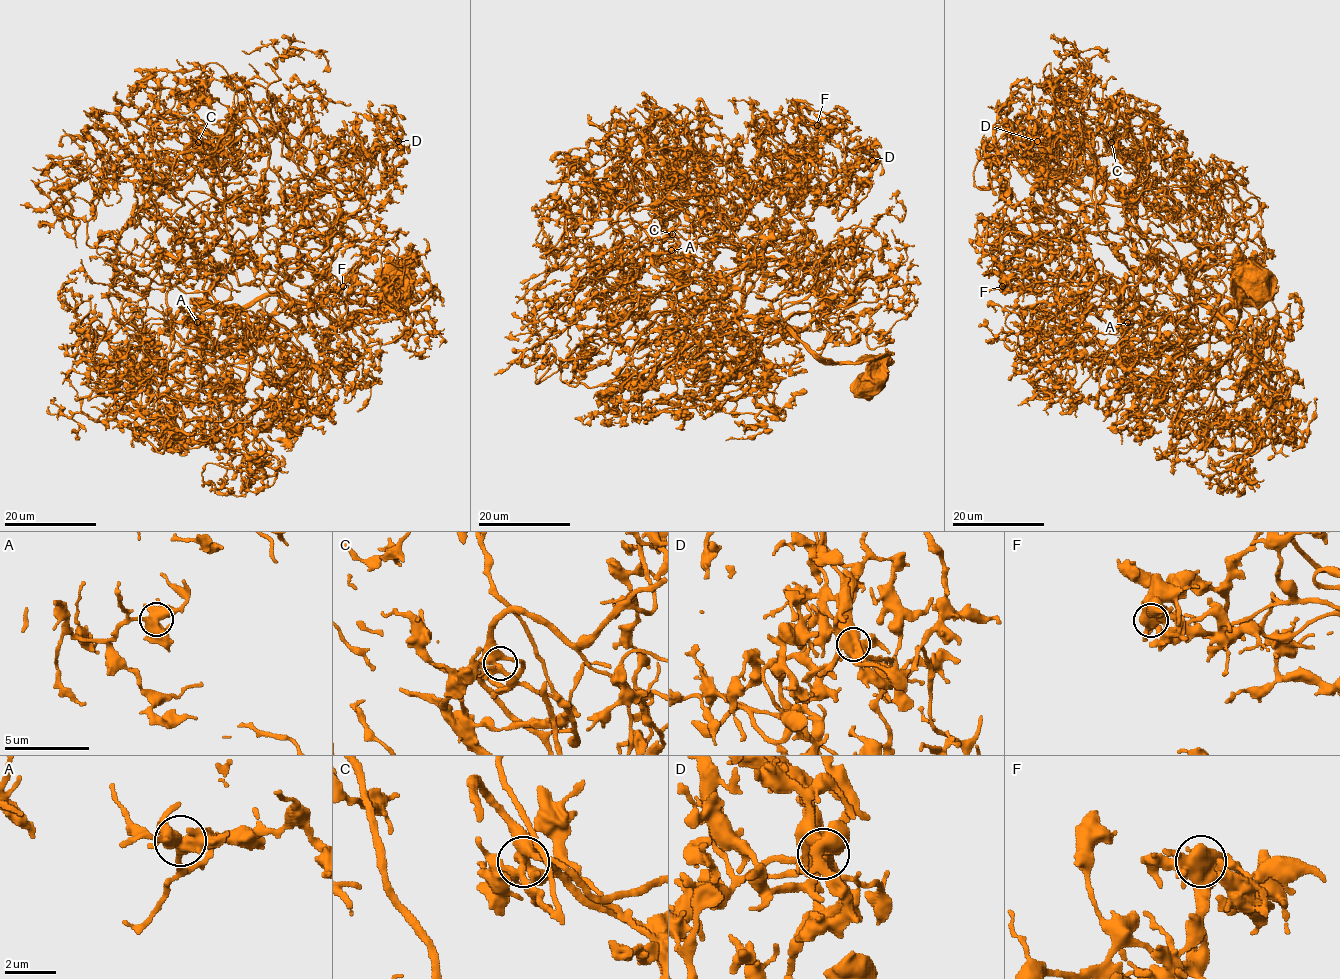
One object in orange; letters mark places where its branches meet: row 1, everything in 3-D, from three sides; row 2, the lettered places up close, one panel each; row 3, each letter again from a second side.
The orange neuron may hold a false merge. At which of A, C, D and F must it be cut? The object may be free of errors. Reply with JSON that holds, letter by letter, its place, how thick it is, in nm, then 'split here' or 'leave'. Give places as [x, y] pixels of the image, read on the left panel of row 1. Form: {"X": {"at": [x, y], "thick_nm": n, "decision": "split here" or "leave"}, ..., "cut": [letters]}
{"A": {"at": [197, 322], "thick_nm": 600, "decision": "leave"}, "C": {"at": [198, 142], "thick_nm": 380, "decision": "leave"}, "D": {"at": [398, 141], "thick_nm": 600, "decision": "split here"}, "F": {"at": [343, 286], "thick_nm": 600, "decision": "leave"}, "cut": ["D"]}

